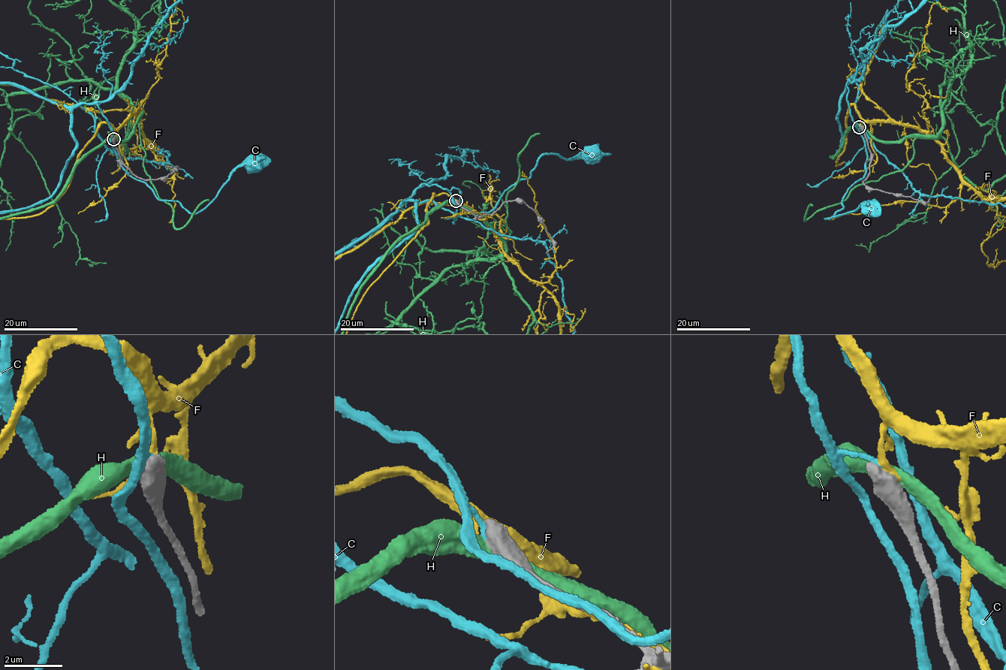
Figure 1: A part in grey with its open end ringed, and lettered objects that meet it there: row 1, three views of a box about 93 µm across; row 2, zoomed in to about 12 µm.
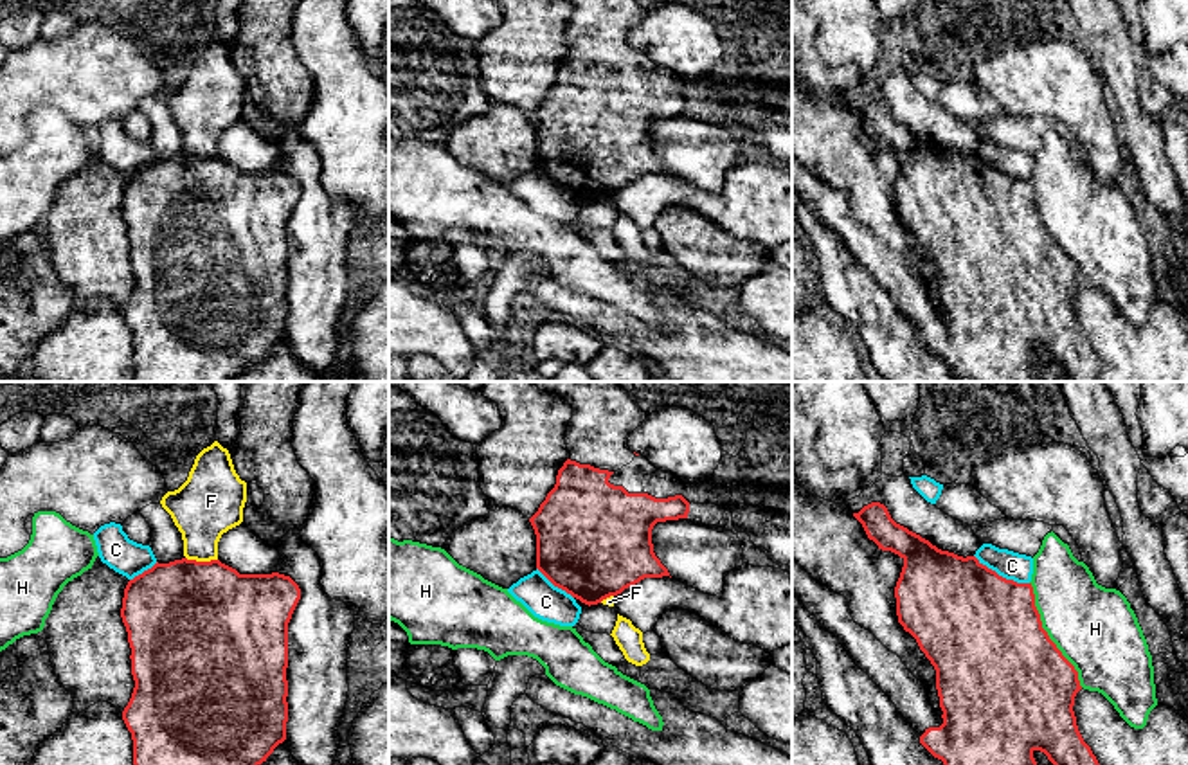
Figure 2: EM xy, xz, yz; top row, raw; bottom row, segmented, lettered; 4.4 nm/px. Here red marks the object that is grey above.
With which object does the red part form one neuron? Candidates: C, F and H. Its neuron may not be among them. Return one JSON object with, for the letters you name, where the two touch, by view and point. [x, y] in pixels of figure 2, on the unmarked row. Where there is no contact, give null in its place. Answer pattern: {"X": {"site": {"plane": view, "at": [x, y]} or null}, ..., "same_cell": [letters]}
{"same_cell": []}

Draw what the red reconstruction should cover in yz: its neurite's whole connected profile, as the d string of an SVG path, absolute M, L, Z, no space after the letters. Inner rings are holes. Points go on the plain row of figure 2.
M880 99L864 103L853 113L878 146L904 157L895 184L898 220L936 266L943 311L934 310L923 279L902 256L853 218L848 196L814 176L794 155L792 189L891 295L920 340L963 382L1039 382L1035 347L1048 353L1066 382L1096 382L1100 360L1084 338L1073 308L1082 286L1078 268L1042 225L1031 180L1006 176L976 153L963 155L938 146L896 121Z

